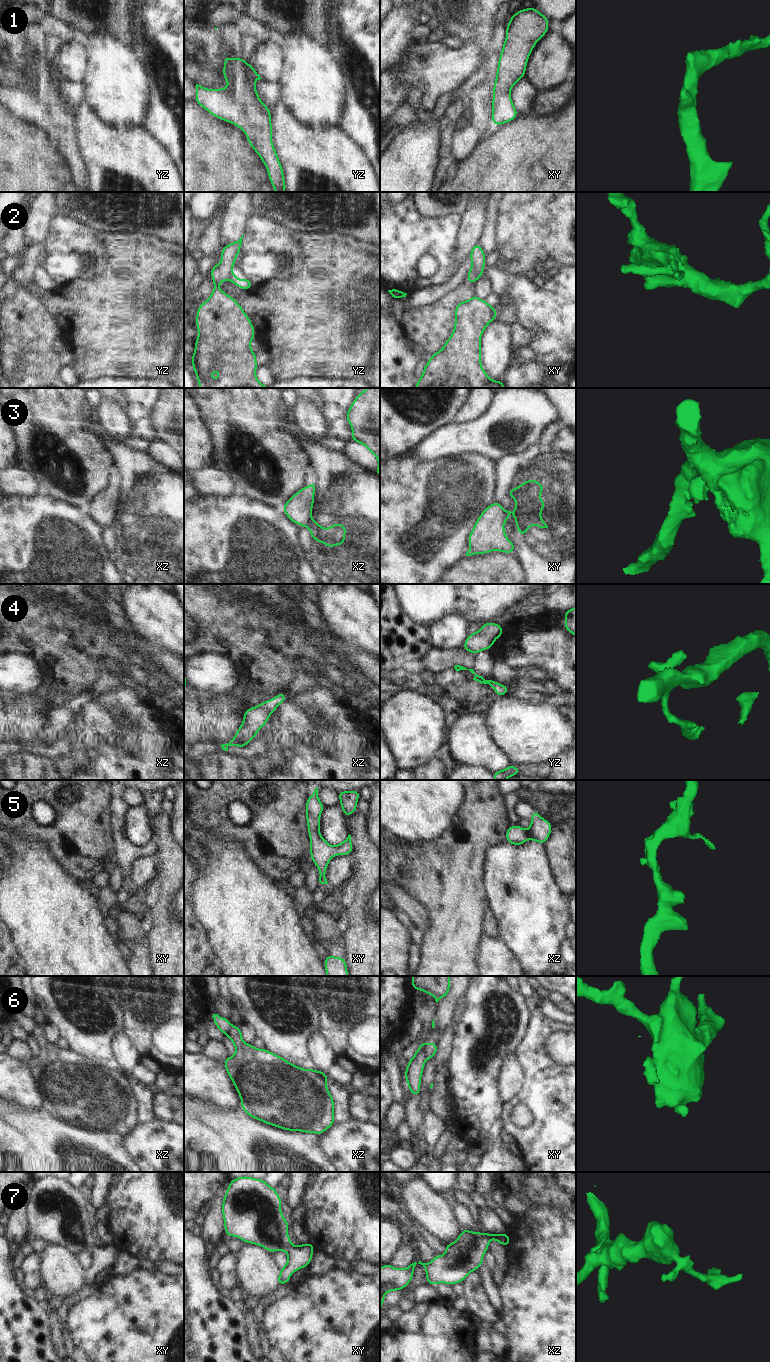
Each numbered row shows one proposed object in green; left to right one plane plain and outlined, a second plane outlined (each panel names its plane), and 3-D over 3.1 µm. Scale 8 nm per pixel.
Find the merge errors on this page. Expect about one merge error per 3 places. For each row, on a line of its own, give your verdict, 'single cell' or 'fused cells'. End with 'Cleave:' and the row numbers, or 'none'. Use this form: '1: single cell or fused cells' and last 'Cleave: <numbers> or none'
1: single cell
2: fused cells
3: fused cells
4: single cell
5: single cell
6: fused cells
7: single cell
Cleave: 2, 3, 6

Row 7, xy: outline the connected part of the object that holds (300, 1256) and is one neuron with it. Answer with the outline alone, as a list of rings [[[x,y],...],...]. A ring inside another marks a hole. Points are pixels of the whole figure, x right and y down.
[[[249,1176],[231,1179],[222,1202],[226,1237],[237,1237],[270,1253],[277,1250],[287,1253],[287,1263],[277,1278],[278,1285],[289,1283],[295,1271],[308,1267],[314,1252],[314,1243],[291,1244],[287,1235],[290,1224],[282,1214],[281,1203],[275,1188],[264,1179]]]

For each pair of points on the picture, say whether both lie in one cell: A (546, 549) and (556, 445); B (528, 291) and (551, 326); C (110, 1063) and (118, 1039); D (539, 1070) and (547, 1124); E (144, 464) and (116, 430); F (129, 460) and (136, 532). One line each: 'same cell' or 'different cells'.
A: different cells
B: same cell
C: different cells
D: same cell
E: different cells
F: same cell

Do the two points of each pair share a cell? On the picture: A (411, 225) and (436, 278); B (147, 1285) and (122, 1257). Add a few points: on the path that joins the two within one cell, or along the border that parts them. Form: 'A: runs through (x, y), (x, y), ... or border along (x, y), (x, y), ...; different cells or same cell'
A: runs through (424, 238), (442, 256), (442, 265); same cell
B: border along (138, 1266), (128, 1272), (114, 1275); different cells

